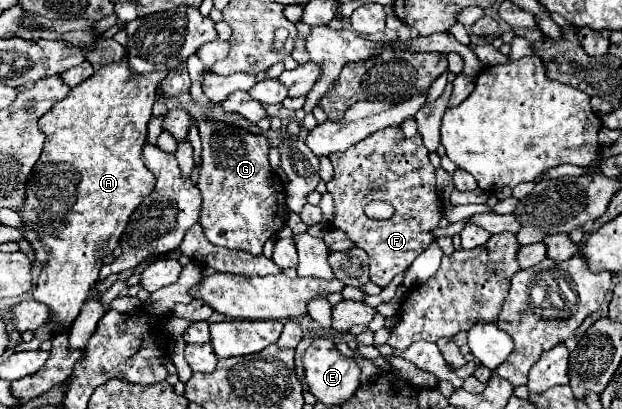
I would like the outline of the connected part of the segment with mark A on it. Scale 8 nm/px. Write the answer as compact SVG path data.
M118 31L113 39L125 48L124 58L119 63L101 67L87 81L73 87L63 101L53 105L53 109L39 119L39 129L47 135L47 139L27 183L25 211L19 213L23 219L21 231L33 245L37 261L43 261L43 273L37 279L33 299L51 309L49 321L57 323L53 333L65 333L77 319L89 289L99 279L103 257L111 255L119 247L119 239L131 213L141 205L155 185L153 173L141 161L141 149L145 145L147 123L157 97L157 85L165 73L133 73L128 63L126 31Z

